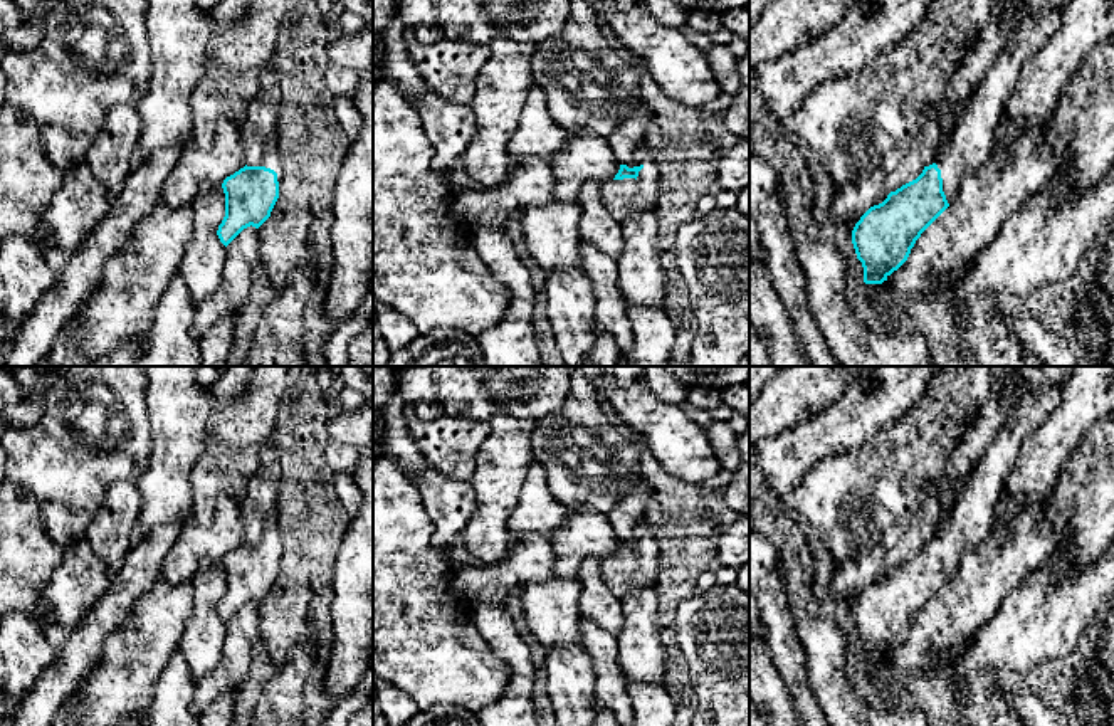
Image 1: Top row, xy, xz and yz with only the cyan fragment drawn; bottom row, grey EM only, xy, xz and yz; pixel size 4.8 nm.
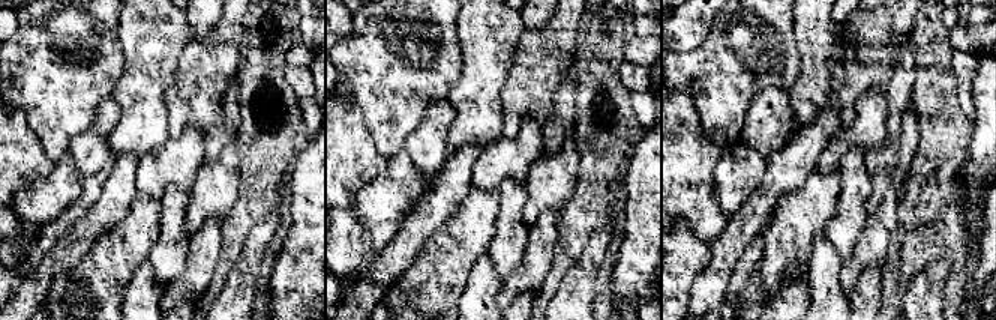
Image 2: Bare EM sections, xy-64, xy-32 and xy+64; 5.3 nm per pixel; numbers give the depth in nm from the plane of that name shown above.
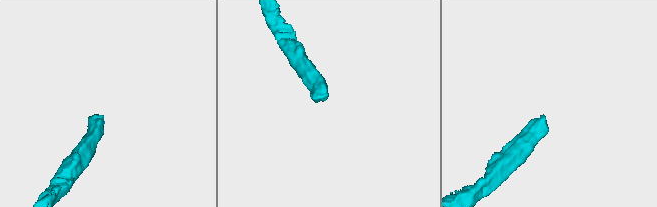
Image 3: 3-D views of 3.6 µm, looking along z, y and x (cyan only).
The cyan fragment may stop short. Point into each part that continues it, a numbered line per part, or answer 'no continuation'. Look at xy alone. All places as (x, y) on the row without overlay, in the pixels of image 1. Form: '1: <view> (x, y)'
1: xy (271, 535)

